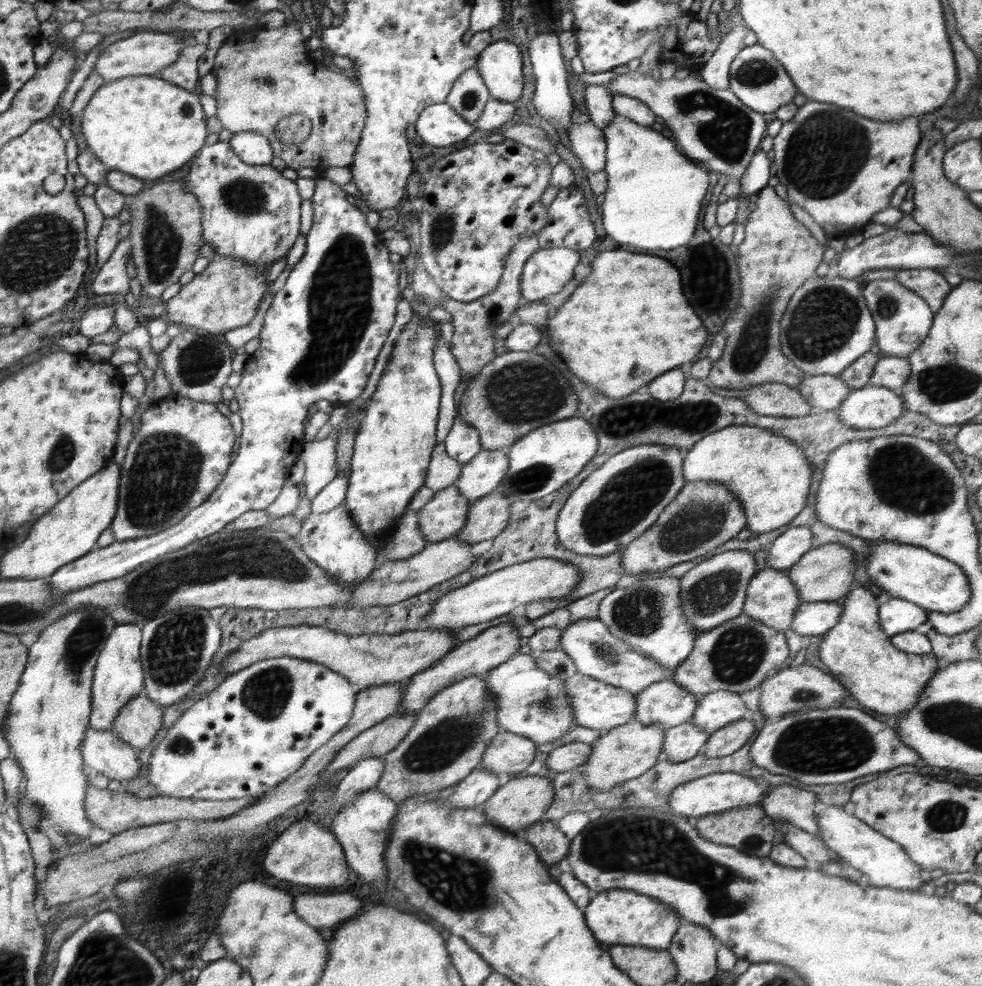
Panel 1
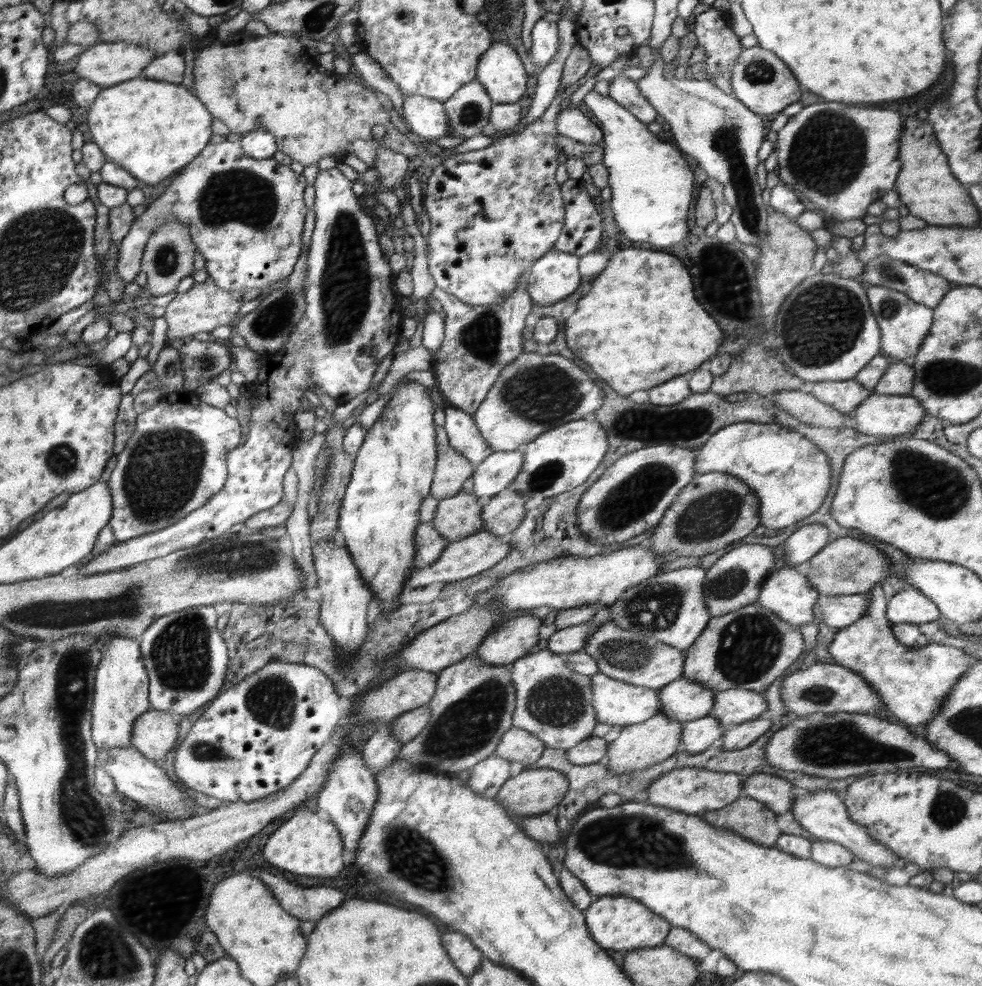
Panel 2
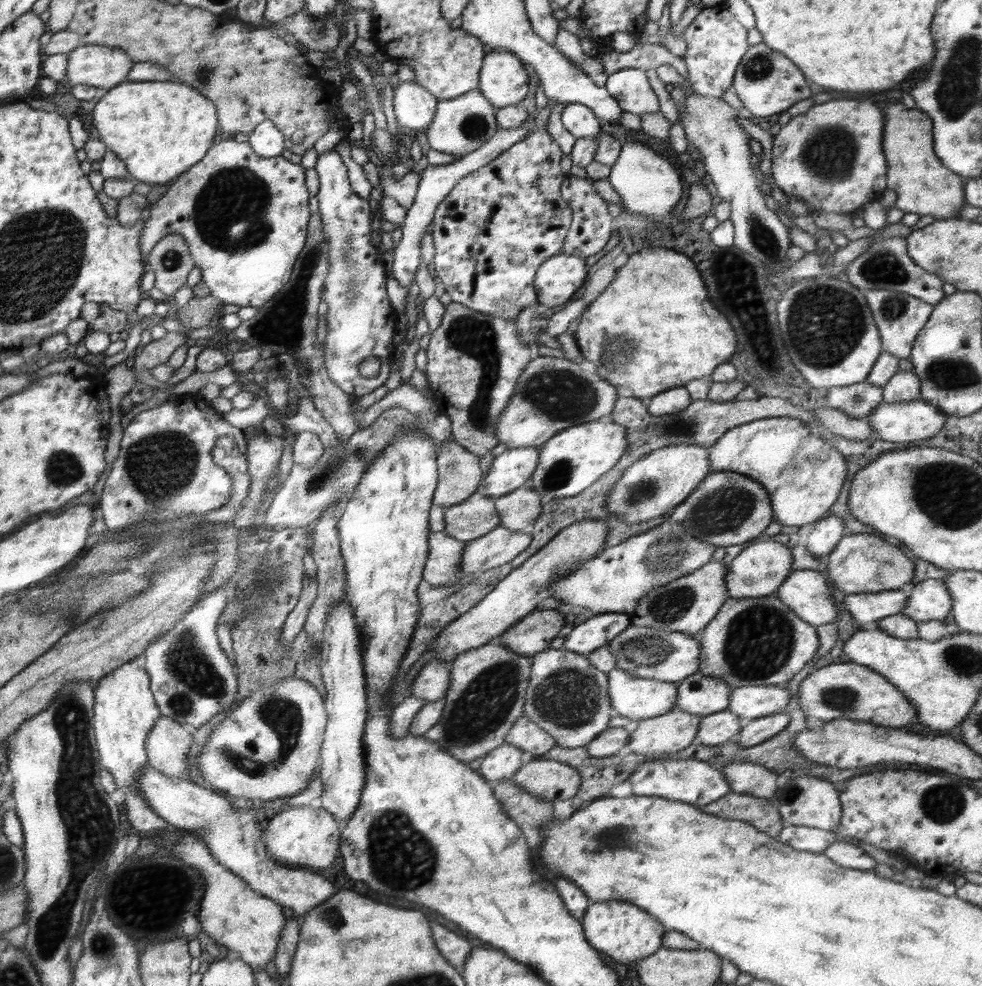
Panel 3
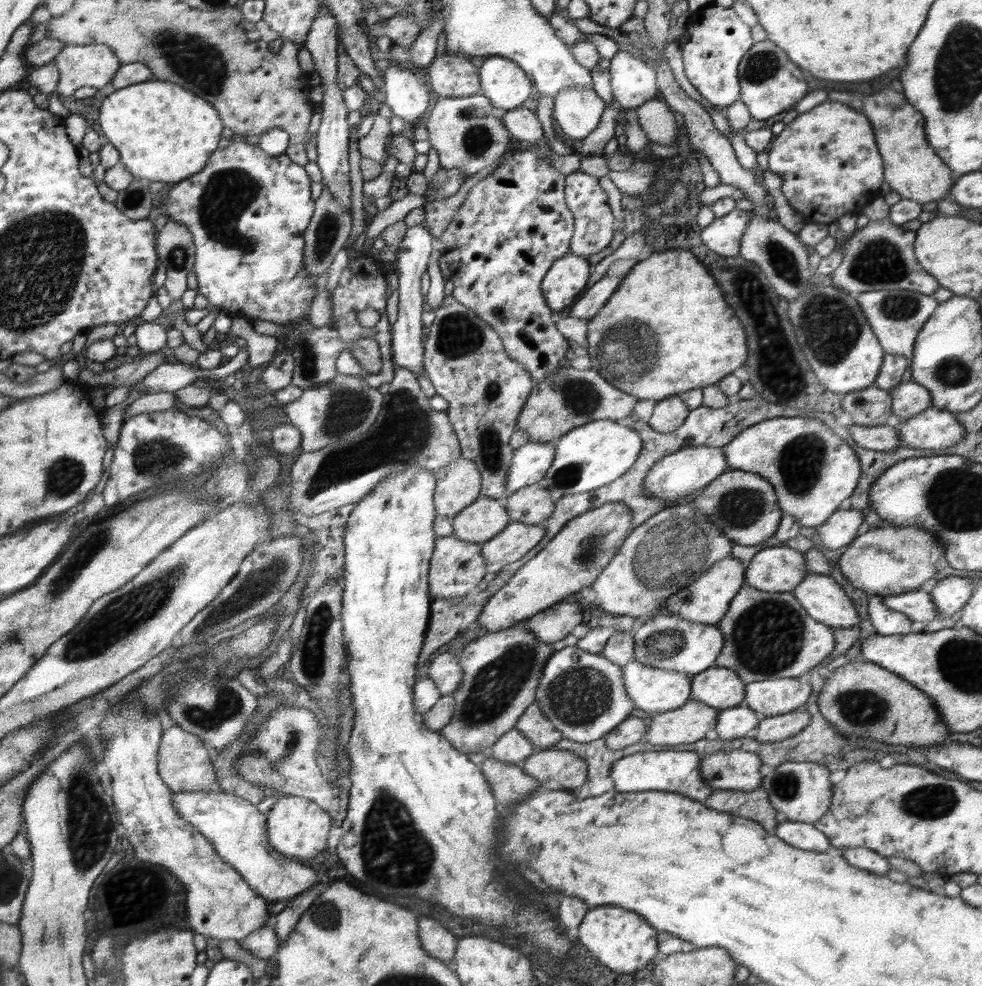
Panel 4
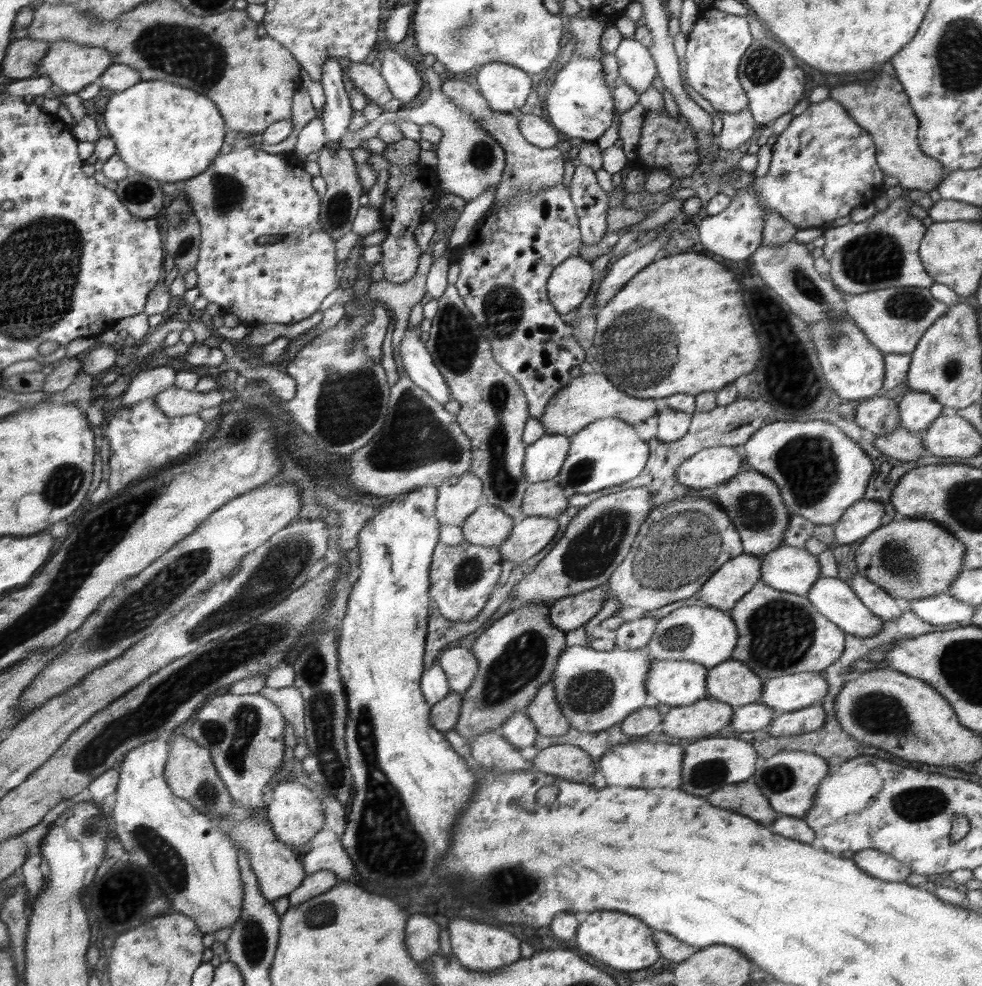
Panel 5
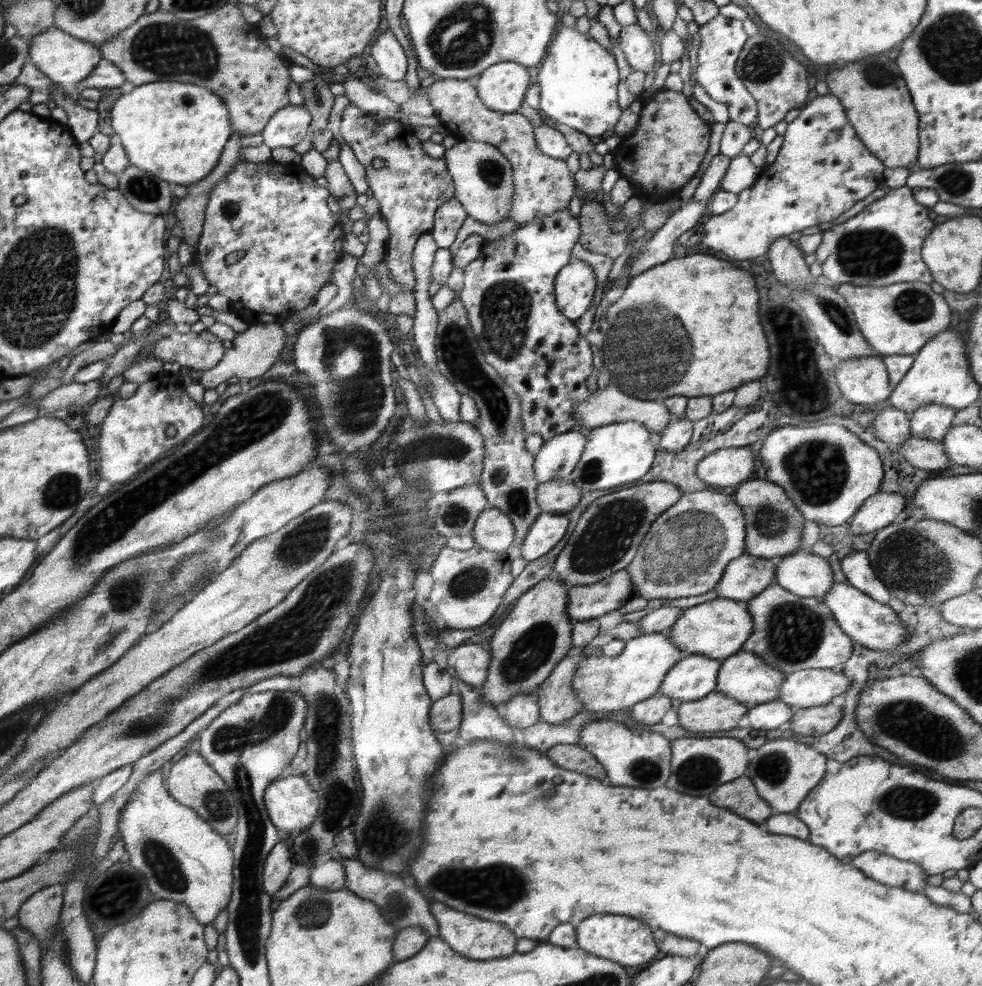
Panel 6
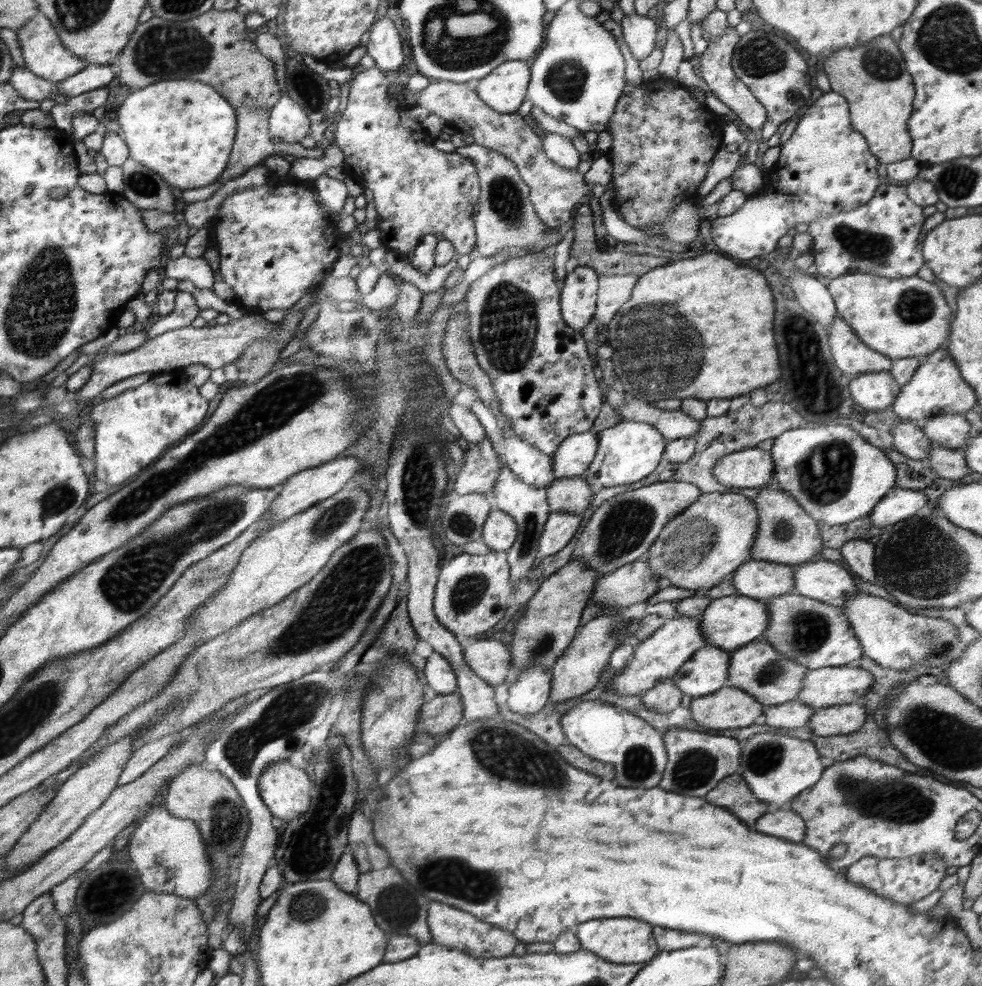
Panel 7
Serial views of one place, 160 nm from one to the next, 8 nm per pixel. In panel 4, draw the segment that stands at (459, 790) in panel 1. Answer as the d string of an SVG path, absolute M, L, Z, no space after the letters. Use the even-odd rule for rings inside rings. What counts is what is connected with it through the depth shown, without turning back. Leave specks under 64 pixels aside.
M514 726L510 732L502 735L493 744L492 757L494 760L516 766L522 765L535 751L537 748L530 742L530 739Z

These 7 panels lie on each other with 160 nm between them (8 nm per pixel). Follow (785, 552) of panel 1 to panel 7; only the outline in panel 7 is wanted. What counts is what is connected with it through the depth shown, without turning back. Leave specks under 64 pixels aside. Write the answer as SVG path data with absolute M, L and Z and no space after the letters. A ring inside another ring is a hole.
M894 488L882 497L868 518L874 526L893 525L919 514L919 510L923 510L926 503L927 498L922 491Z

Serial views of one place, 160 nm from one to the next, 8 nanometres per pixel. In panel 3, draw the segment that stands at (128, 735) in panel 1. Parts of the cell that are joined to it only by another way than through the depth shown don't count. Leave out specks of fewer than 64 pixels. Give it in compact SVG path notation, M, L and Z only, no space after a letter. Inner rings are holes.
M161 716L146 739L150 767L166 776L187 778L190 766L186 763L186 755L193 743L195 731L194 727Z

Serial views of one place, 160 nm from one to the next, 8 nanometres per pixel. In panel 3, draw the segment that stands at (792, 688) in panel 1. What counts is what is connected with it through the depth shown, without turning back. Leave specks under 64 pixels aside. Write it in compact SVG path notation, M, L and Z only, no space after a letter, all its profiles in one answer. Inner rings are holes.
M848 661L831 663L814 671L802 680L798 691L800 706L805 715L820 720L861 720L876 726L904 728L912 732L911 726L919 723L917 708L881 674L871 668Z

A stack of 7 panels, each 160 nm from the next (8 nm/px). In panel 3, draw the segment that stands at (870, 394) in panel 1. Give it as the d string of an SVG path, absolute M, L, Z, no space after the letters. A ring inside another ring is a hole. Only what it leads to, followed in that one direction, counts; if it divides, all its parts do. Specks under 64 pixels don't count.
M918 398L892 404L882 402L868 415L867 420L875 432L875 438L880 436L882 440L890 440L890 442L914 442L914 440L924 440L924 438L936 436L939 429L943 428L942 425L946 423L946 418L944 413Z

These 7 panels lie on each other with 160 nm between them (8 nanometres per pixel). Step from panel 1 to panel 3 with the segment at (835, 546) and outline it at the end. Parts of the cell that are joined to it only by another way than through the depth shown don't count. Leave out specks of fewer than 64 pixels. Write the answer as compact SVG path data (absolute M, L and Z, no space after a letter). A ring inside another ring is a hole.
M844 535L832 553L824 558L824 569L838 590L846 594L876 593L894 590L914 578L914 562L902 551L900 542L881 535Z

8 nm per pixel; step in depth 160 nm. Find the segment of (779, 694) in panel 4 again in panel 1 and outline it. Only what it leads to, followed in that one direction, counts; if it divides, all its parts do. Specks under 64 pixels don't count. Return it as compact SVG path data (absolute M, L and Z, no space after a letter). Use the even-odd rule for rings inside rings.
M714 691L699 698L690 722L711 735L719 728L748 717L750 711L751 708L742 701L739 693Z

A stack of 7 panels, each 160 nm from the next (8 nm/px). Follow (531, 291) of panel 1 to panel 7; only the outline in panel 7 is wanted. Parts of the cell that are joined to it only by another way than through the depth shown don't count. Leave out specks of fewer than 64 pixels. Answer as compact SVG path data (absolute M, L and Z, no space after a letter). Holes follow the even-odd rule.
M578 266L571 274L566 274L562 282L562 317L566 325L583 330L593 320L596 294L600 294L600 274L588 266Z

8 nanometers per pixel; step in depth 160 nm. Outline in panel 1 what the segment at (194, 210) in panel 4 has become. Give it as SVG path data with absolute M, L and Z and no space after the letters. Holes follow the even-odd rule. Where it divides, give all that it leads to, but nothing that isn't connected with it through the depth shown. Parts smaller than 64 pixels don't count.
M218 141L205 146L198 158L192 162L185 180L185 188L196 193L197 200L202 204L204 218L202 237L206 244L211 244L214 253L222 256L233 256L237 260L245 260L256 264L257 268L266 271L274 262L284 260L300 230L300 194L291 179L285 178L282 171L276 170L270 163L265 165L246 164L233 151L229 142ZM125 237L119 241L112 256L95 271L89 282L90 290L96 295L128 294L130 277L126 272L126 264L132 254L133 244L128 237Z

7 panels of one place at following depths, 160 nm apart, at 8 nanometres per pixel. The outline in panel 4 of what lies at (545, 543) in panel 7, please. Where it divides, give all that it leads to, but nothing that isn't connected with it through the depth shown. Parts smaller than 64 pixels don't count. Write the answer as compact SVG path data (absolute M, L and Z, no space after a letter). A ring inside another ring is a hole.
M511 521L504 531L482 543L482 557L488 564L517 563L518 560L530 555L530 550L544 538L545 534L546 527L542 524L531 525Z

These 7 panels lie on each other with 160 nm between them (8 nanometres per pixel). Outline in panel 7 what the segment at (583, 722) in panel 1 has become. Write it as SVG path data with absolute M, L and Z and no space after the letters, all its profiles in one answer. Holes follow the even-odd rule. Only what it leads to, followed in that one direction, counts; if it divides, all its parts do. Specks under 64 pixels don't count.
M705 645L673 676L683 694L712 695L728 683L732 654L714 645Z

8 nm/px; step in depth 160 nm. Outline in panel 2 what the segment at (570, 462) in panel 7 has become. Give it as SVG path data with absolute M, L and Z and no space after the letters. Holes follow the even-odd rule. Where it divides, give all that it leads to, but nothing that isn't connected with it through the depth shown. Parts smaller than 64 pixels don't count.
M518 449L492 454L476 466L467 491L477 496L483 503L501 490L508 489L522 468L524 453Z

